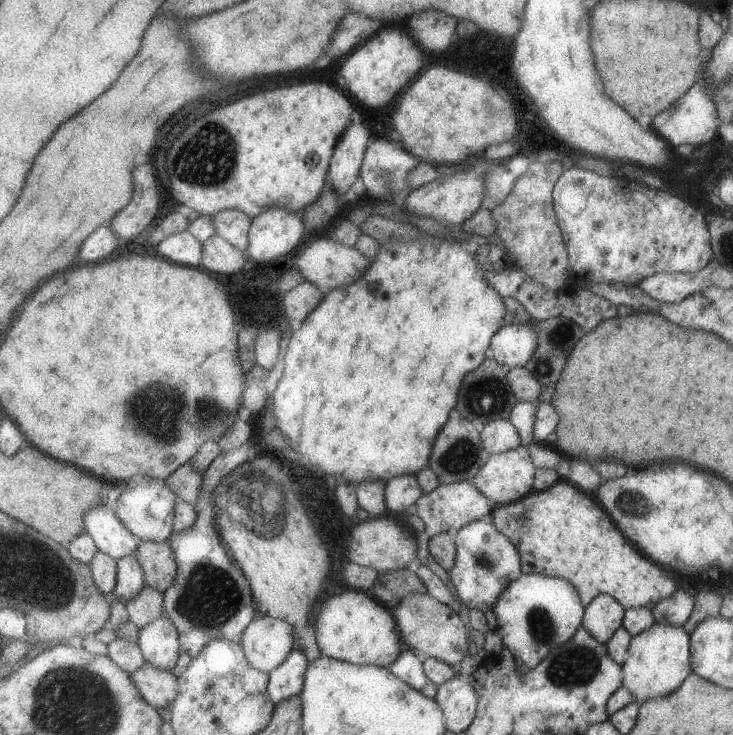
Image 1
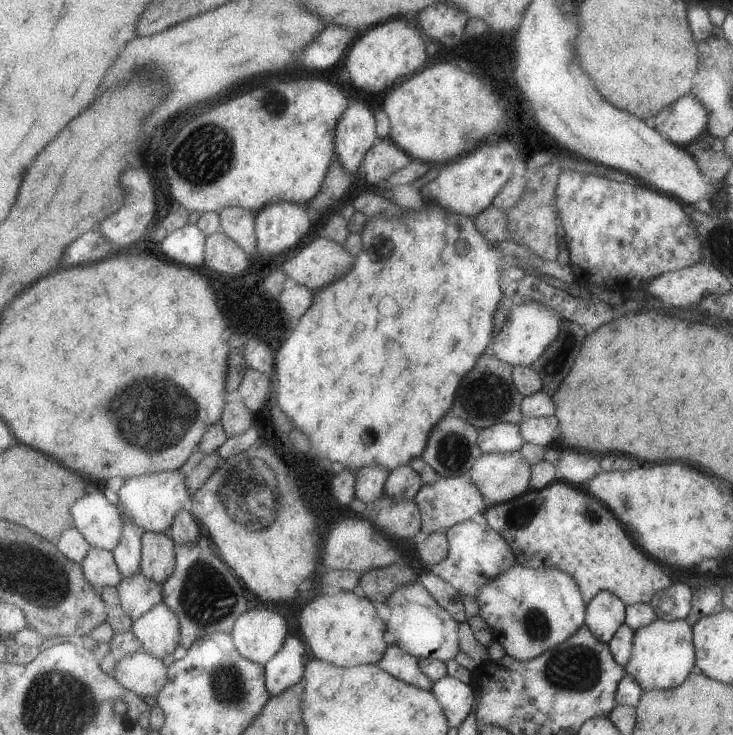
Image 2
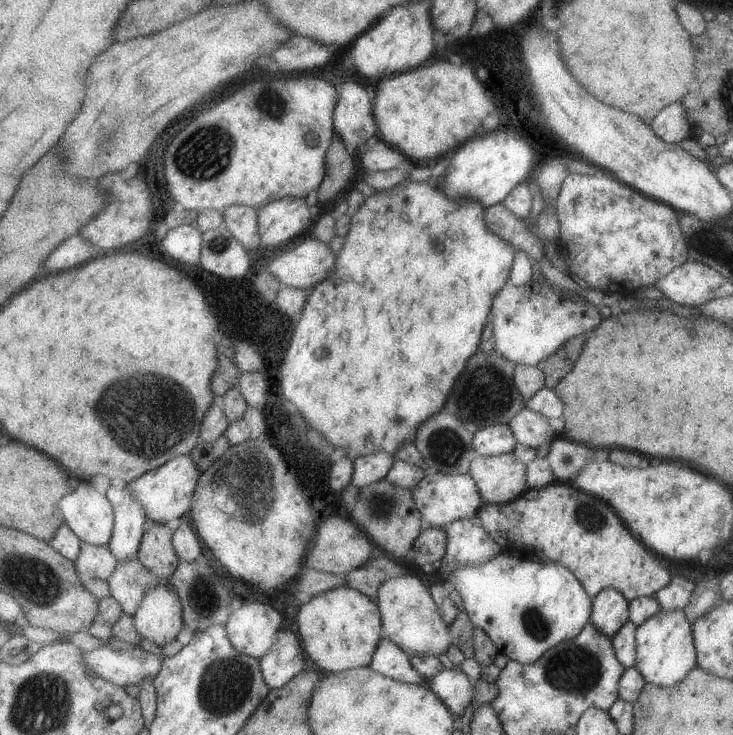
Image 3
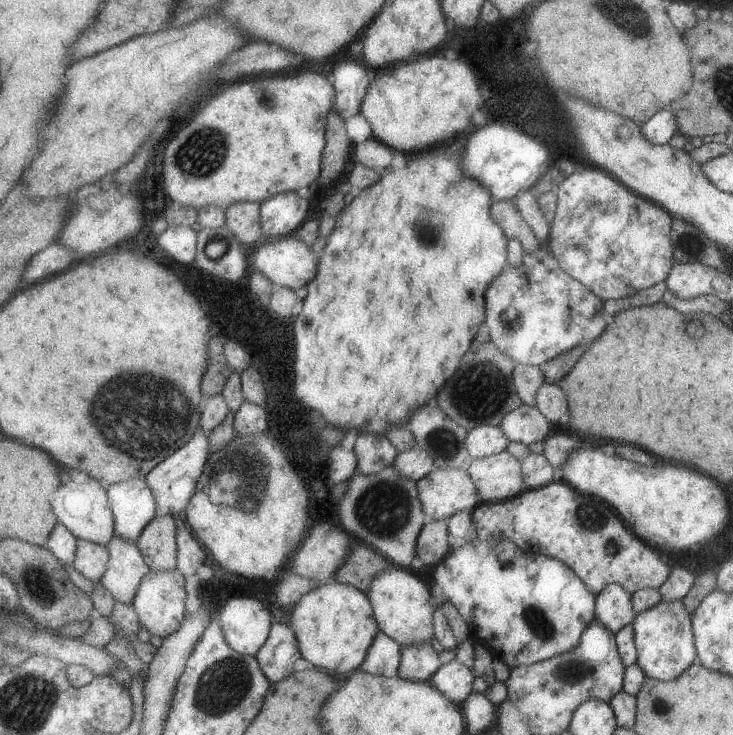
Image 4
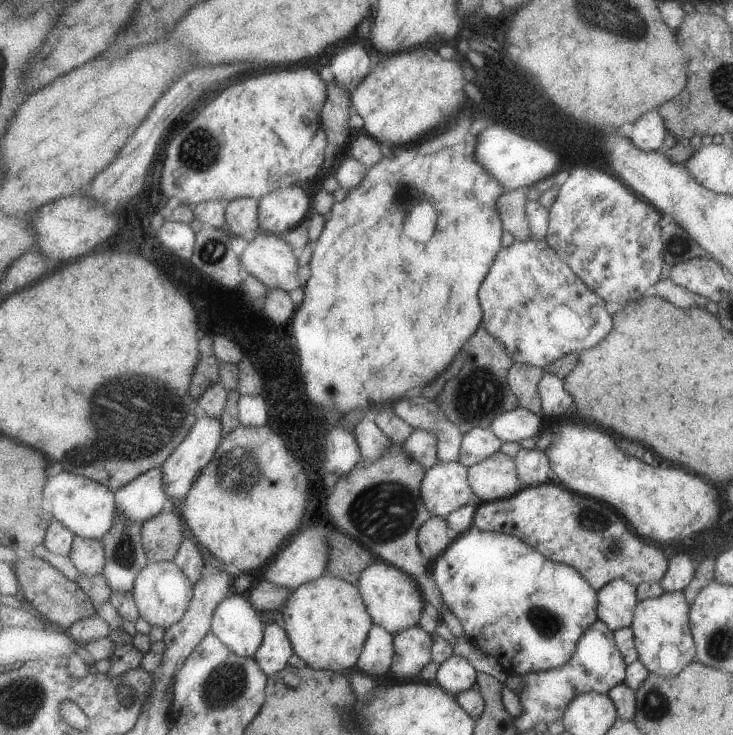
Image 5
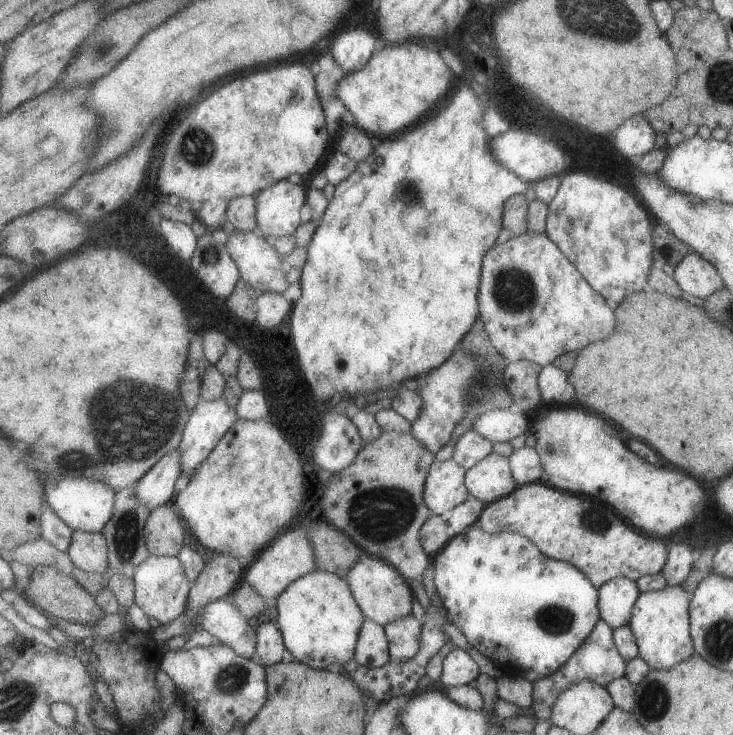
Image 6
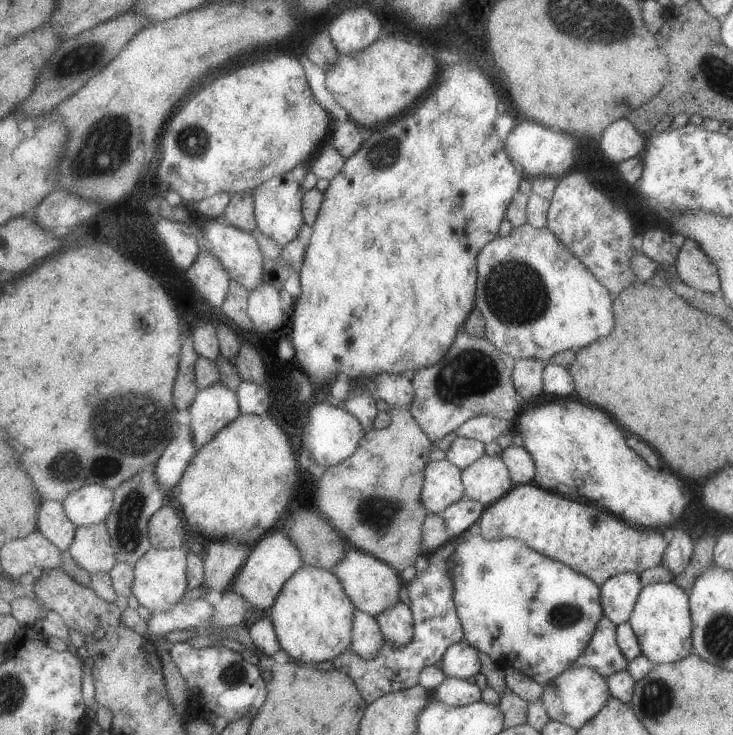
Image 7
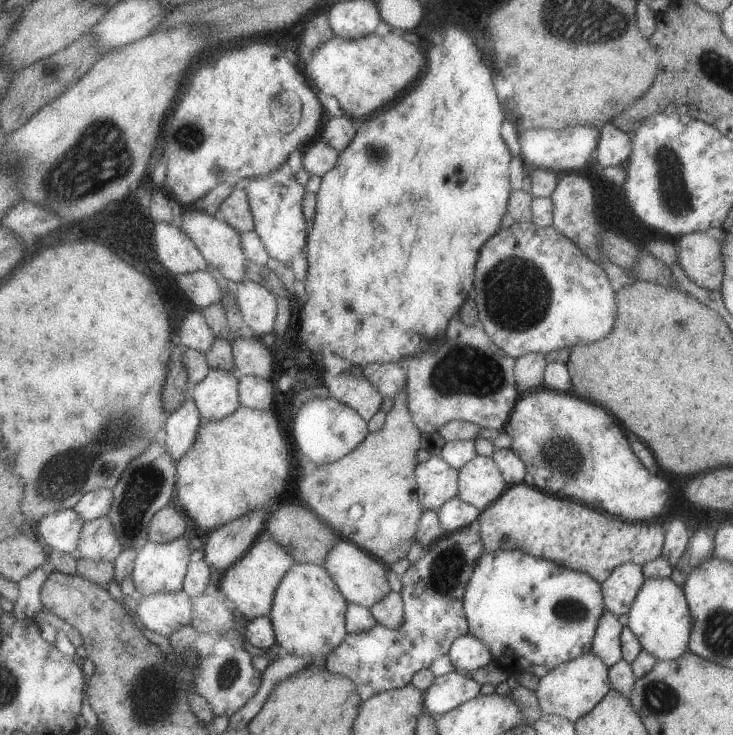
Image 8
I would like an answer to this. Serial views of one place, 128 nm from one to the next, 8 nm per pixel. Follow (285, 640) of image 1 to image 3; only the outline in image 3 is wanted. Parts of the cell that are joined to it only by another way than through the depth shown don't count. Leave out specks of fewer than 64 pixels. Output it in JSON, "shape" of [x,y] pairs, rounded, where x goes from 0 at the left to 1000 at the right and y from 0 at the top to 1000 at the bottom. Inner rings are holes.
{"shape":[[[333,819],[308,849],[321,882],[342,895],[362,895],[378,879],[389,841],[370,822]]]}

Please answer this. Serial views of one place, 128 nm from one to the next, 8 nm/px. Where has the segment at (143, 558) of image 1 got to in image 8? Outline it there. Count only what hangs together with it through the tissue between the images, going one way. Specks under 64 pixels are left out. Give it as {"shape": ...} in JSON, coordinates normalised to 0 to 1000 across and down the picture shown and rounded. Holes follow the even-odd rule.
{"shape":[[[235,686],[225,688],[207,705],[203,736],[229,739],[244,735],[255,724],[255,710]]]}

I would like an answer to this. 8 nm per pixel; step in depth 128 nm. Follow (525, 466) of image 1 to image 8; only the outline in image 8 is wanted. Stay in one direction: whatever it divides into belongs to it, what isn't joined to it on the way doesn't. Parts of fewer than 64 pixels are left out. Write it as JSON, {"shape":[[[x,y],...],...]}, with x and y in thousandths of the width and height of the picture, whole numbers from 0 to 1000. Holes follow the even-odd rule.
{"shape":[[[648,619],[626,644],[626,676],[653,695],[662,694],[690,667],[692,659],[670,622]]]}

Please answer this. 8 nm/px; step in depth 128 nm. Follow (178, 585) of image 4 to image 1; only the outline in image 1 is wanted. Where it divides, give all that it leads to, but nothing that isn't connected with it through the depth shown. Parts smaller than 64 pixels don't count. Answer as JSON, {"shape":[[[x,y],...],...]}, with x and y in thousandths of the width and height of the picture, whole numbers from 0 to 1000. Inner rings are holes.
{"shape":[[[225,833],[216,844],[191,857],[188,876],[199,899],[231,913],[248,890],[246,861]]]}

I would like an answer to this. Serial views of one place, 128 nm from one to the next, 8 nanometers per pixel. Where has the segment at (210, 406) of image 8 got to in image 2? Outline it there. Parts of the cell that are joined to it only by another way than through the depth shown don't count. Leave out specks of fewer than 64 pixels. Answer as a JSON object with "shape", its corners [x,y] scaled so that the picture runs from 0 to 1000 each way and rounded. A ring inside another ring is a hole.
{"shape":[[[247,638],[172,652],[158,672],[162,675],[160,694],[175,701],[195,721],[211,725],[224,725],[228,718],[235,717],[244,697],[248,697],[255,683],[263,678],[259,661],[255,660],[255,648]]]}

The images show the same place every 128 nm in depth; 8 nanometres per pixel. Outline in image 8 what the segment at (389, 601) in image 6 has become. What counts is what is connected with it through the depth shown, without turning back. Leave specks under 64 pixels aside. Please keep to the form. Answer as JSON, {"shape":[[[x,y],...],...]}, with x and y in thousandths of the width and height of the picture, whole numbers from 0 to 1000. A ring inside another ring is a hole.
{"shape":[[[467,732],[465,737],[457,739],[457,746],[449,751],[442,771],[456,785],[462,803],[472,811],[476,820],[509,827],[536,805],[528,790],[528,776],[532,771],[476,733]]]}

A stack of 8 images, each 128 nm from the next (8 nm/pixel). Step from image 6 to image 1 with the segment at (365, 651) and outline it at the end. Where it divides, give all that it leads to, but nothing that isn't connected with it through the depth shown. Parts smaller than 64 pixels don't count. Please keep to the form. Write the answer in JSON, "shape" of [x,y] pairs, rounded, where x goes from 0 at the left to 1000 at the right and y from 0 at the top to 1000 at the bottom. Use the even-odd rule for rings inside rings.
{"shape":[[[559,882],[550,884],[543,898],[539,898],[529,910],[547,925],[554,927],[562,936],[570,937],[583,948],[595,952],[599,935],[583,921],[578,909],[577,893],[563,887]]]}

